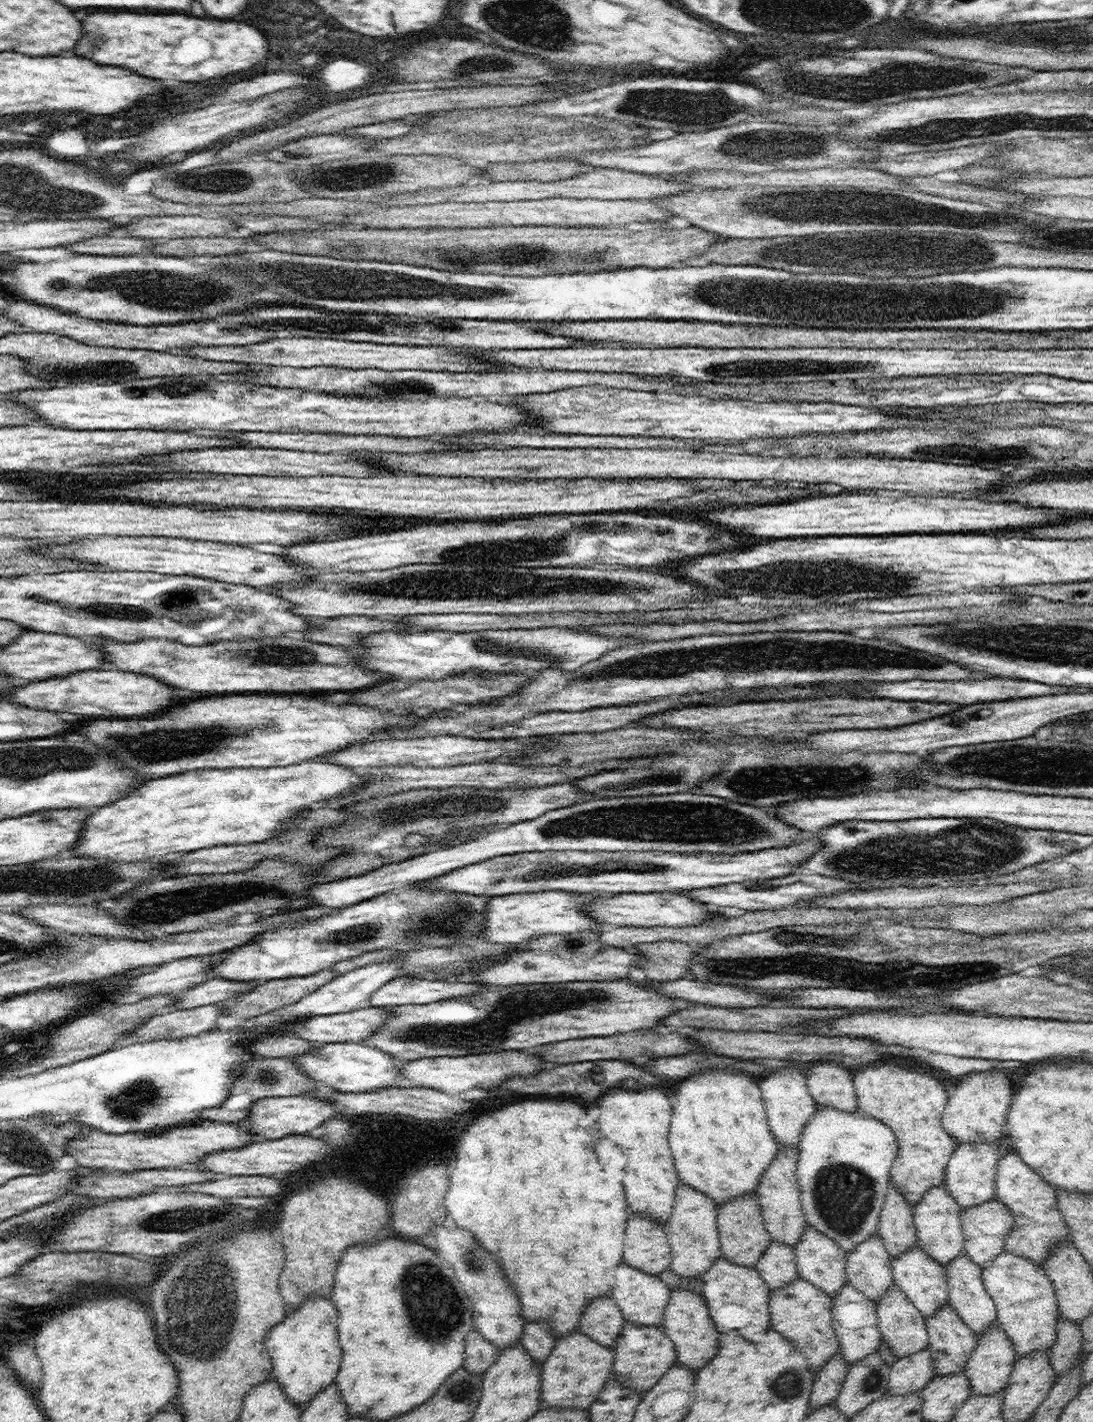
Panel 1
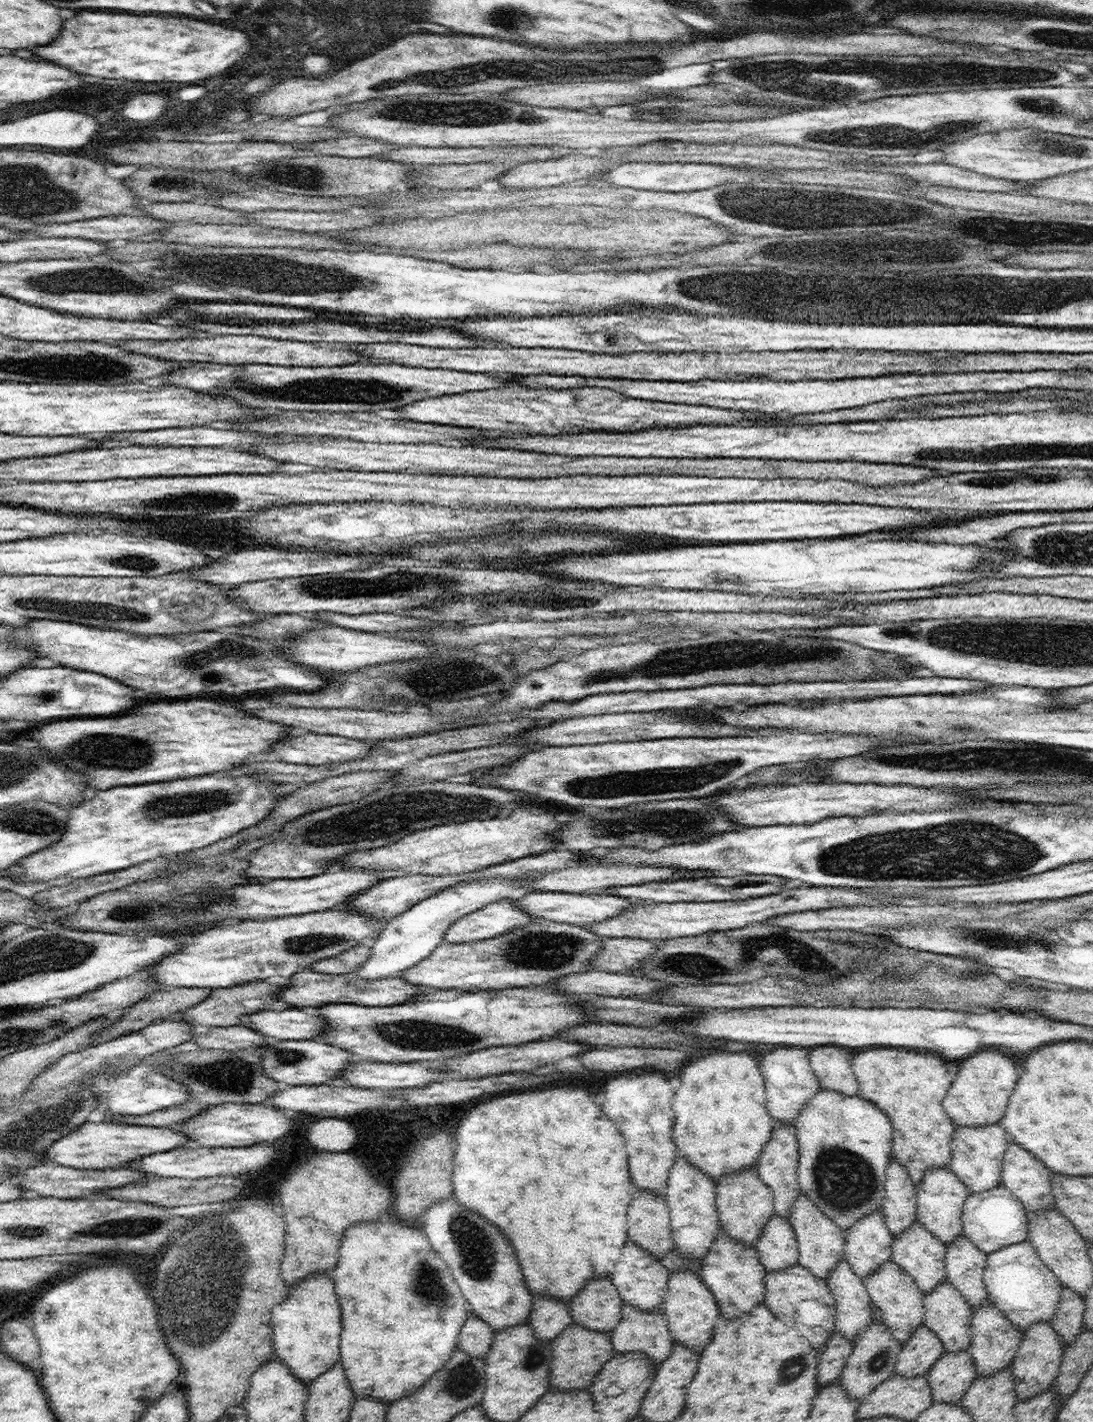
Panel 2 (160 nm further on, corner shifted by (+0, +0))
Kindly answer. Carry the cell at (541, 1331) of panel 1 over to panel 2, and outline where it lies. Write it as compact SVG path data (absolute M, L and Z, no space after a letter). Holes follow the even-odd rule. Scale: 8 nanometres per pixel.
M534 1296L534 1306L528 1324L540 1339L552 1341L564 1328L573 1323L568 1304L546 1296Z

